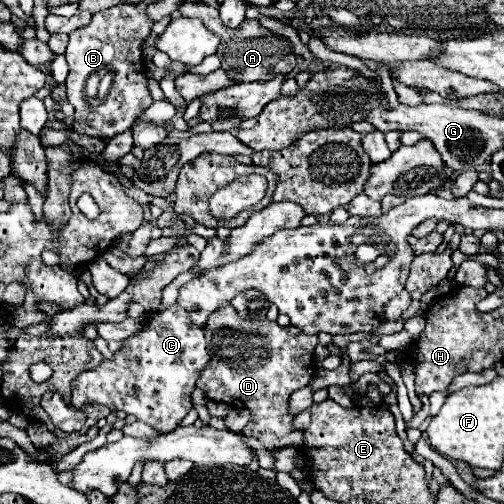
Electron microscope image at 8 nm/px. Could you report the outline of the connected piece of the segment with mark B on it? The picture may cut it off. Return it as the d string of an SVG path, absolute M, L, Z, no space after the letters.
M118 4L92 16L86 28L70 34L66 60L70 74L66 94L74 106L74 132L88 138L110 140L130 130L134 120L154 102L142 70L142 42L152 30L152 20L134 4Z

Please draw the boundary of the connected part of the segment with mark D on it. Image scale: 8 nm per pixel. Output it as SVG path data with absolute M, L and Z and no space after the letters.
M230 304L220 308L218 312L214 312L208 318L208 326L204 328L204 332L206 332L210 362L202 370L196 386L214 402L224 402L234 408L250 410L252 420L244 426L242 434L260 440L266 450L274 452L274 450L288 448L288 446L300 448L302 440L304 440L304 430L294 428L292 422L294 422L296 414L288 412L288 404L290 404L290 394L298 388L308 386L310 380L314 378L314 372L308 372L308 370L312 370L310 366L314 364L314 348L318 344L318 338L314 334L308 336L294 326L282 328L282 326L278 326L278 322L272 322L268 318L264 318L264 320L242 318Z

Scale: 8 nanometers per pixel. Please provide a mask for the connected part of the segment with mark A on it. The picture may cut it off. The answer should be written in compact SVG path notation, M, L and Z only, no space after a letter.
M182 2L180 4L180 14L182 16L190 16L190 18L200 18L204 22L204 26L214 32L220 38L218 44L218 52L216 56L220 58L220 68L226 70L226 74L240 82L262 82L262 80L270 80L270 76L280 76L280 74L290 74L296 68L296 54L292 44L288 42L288 38L272 34L270 30L266 30L258 20L244 20L244 24L236 30L230 30L222 24L218 10L212 6L206 6L202 2Z

